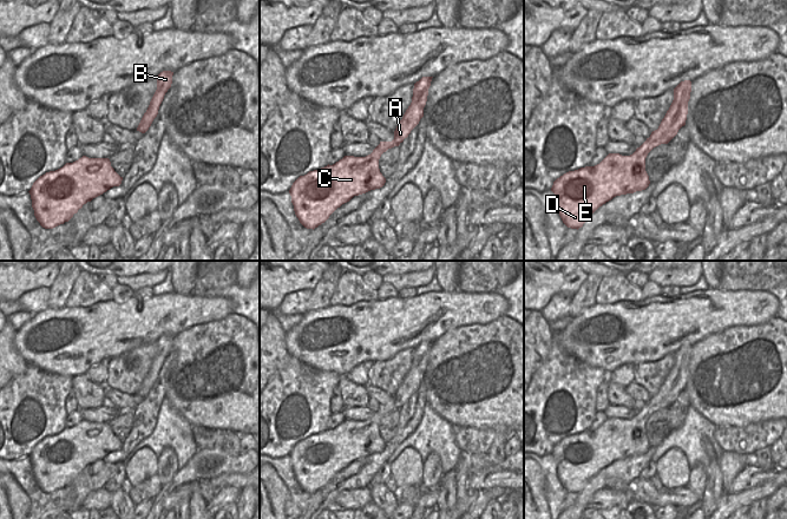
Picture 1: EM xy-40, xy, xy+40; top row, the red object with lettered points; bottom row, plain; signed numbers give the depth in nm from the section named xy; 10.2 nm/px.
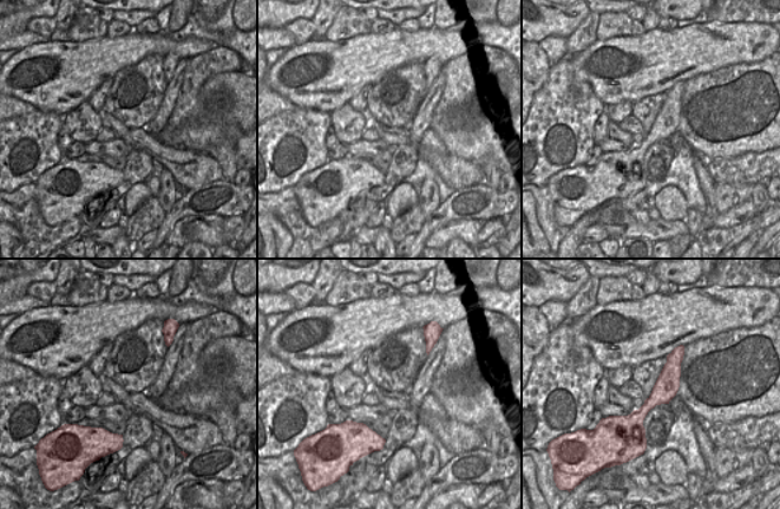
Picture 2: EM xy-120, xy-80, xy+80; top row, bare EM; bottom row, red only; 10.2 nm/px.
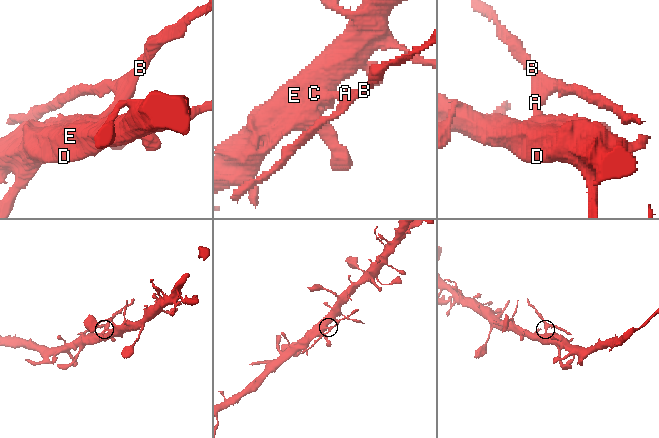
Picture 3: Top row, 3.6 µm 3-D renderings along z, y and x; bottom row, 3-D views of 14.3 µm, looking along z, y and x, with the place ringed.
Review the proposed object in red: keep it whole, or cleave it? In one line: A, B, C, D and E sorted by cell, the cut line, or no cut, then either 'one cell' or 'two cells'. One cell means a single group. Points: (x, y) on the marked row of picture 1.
groups A B / C D E; cut xy+40 (647, 139), (653, 148); two cells

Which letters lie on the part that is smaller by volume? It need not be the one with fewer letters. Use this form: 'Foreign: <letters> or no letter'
Foreign: A, B

